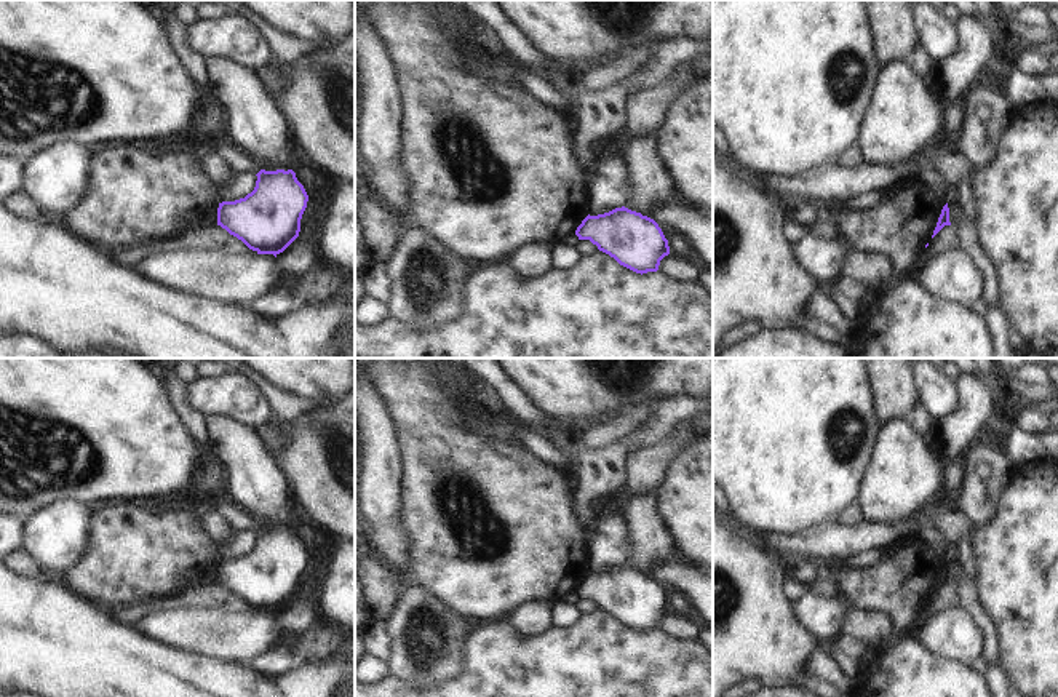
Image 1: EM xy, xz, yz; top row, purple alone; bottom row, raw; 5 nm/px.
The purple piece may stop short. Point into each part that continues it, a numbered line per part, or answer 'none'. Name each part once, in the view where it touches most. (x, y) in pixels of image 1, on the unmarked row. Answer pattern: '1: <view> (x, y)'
none

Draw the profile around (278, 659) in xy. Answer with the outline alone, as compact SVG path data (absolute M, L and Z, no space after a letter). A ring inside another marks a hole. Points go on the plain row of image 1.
M278 643L256 655L248 663L251 670L265 676L280 676L294 667L294 654L284 643Z

